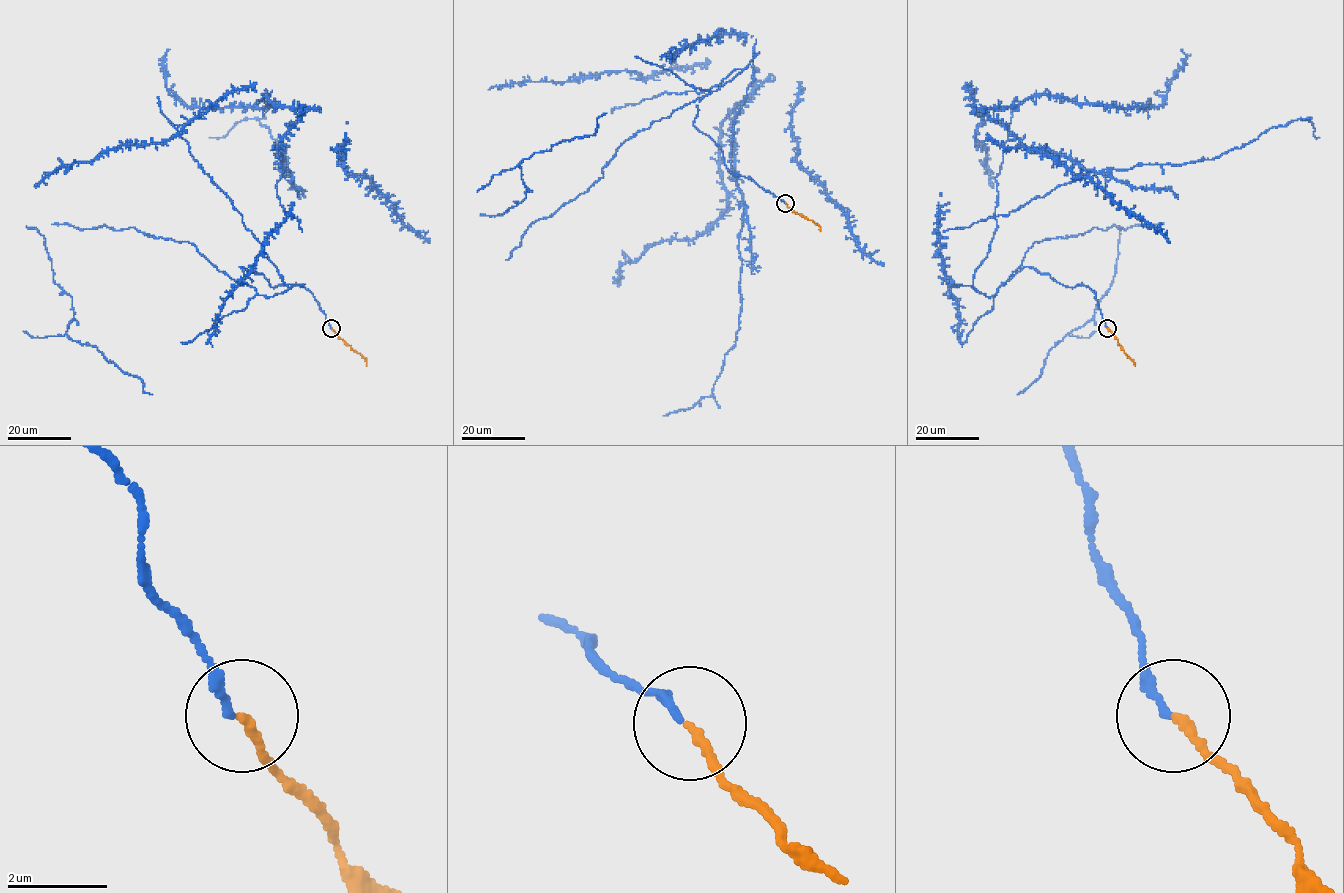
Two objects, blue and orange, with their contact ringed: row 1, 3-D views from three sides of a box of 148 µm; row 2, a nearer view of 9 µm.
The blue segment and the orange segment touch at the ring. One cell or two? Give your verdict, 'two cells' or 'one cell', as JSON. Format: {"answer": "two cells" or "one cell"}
{"answer": "one cell"}

